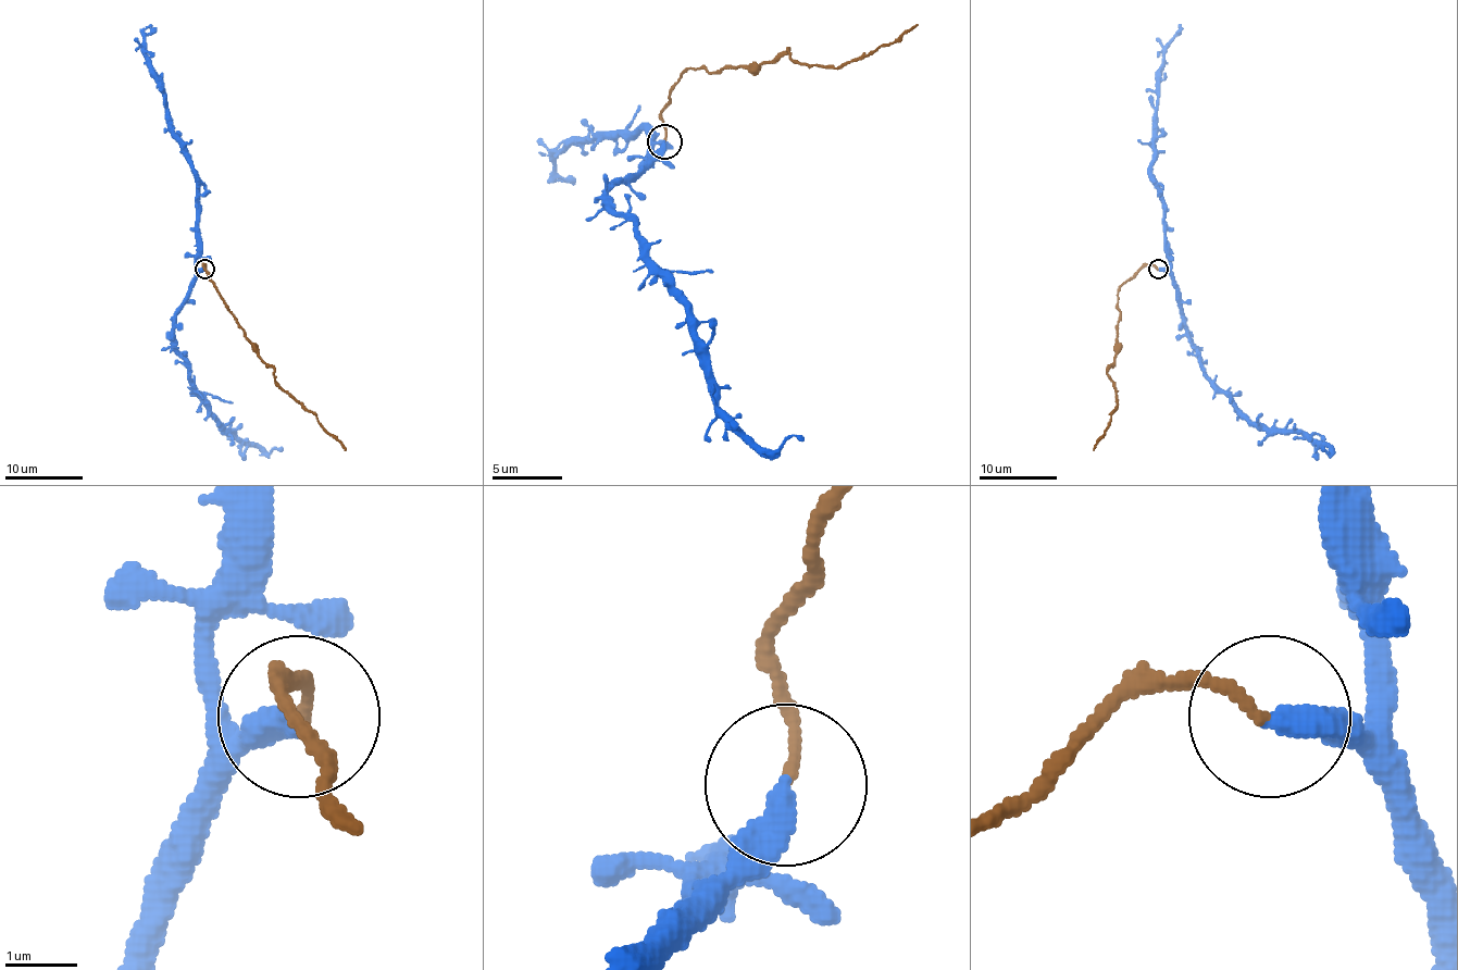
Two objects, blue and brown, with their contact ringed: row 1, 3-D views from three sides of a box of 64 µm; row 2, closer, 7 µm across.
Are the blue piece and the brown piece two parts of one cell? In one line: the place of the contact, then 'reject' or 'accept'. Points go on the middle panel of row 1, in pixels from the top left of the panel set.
place (664, 141); reject

